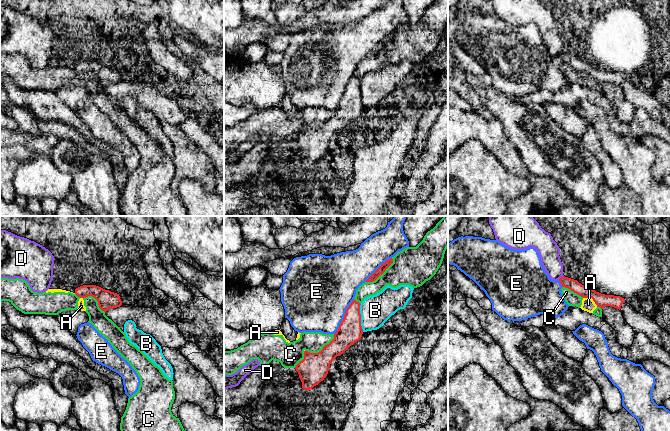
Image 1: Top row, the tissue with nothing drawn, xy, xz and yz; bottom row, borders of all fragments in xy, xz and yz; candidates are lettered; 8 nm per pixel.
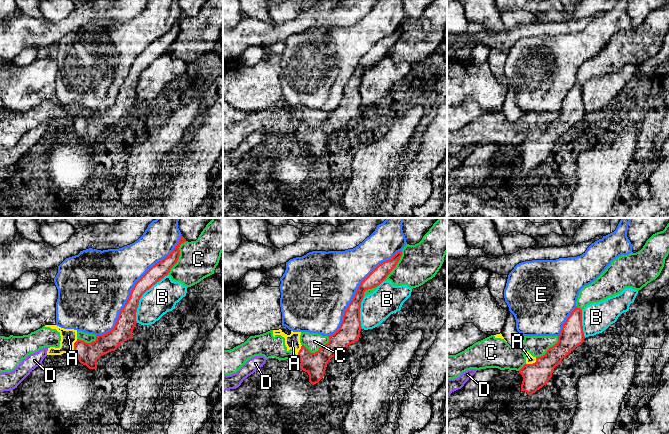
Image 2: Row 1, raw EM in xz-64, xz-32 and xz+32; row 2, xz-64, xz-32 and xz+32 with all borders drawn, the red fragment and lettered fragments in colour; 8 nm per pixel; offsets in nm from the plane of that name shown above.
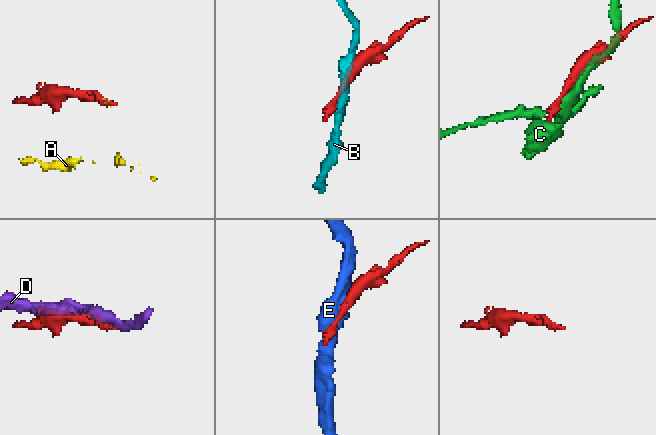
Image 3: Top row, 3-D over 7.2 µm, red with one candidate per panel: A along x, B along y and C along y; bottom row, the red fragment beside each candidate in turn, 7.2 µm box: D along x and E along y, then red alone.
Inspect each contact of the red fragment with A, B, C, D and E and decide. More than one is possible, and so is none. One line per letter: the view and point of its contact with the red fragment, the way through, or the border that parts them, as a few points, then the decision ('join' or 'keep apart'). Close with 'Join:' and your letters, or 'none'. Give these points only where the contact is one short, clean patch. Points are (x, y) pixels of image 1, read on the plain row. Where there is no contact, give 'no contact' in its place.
A: contact yz (591, 73); border yz (583, 73), (590, 73), (597, 82); keep apart
B: contact xz (360, 94); keep apart
C: contact xz (313, 129); keep apart
D: contact yz (561, 53); keep apart
E: contact xz (344, 93); keep apart
Join: none

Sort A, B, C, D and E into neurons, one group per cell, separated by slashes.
A C / B / D / E

